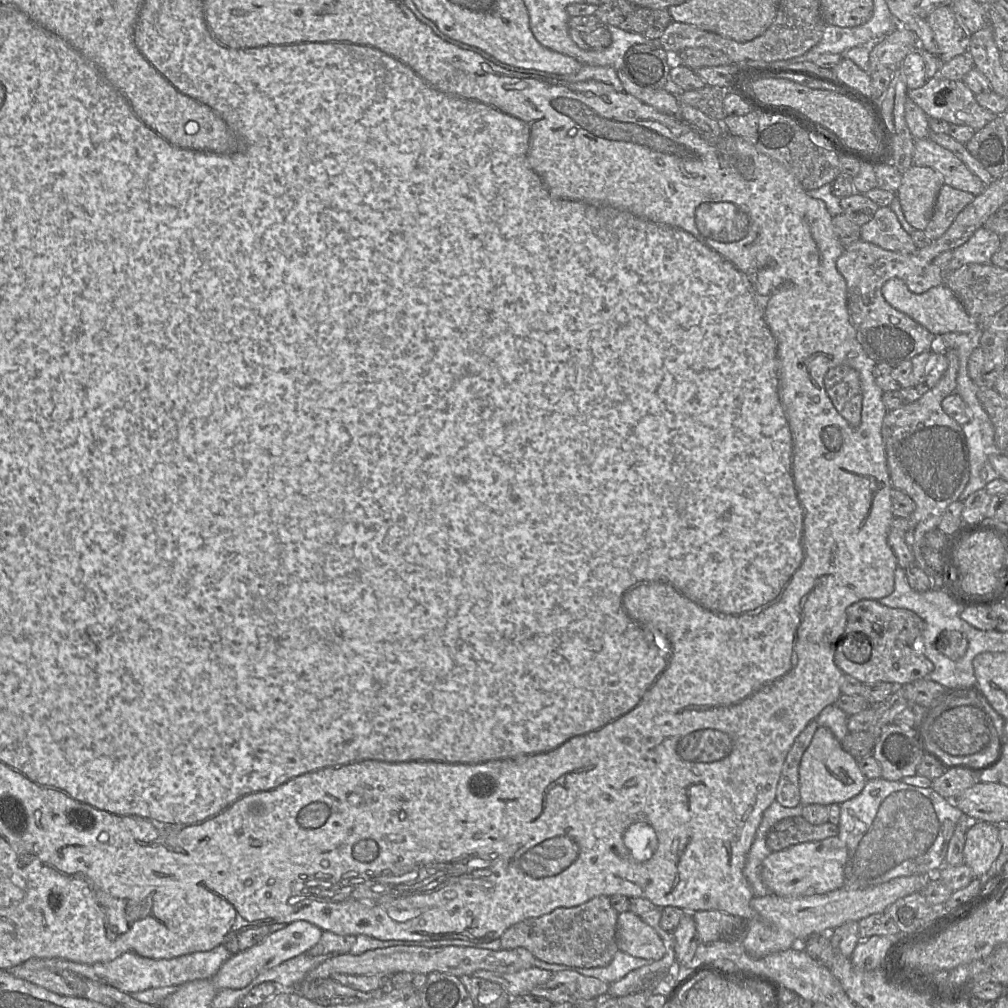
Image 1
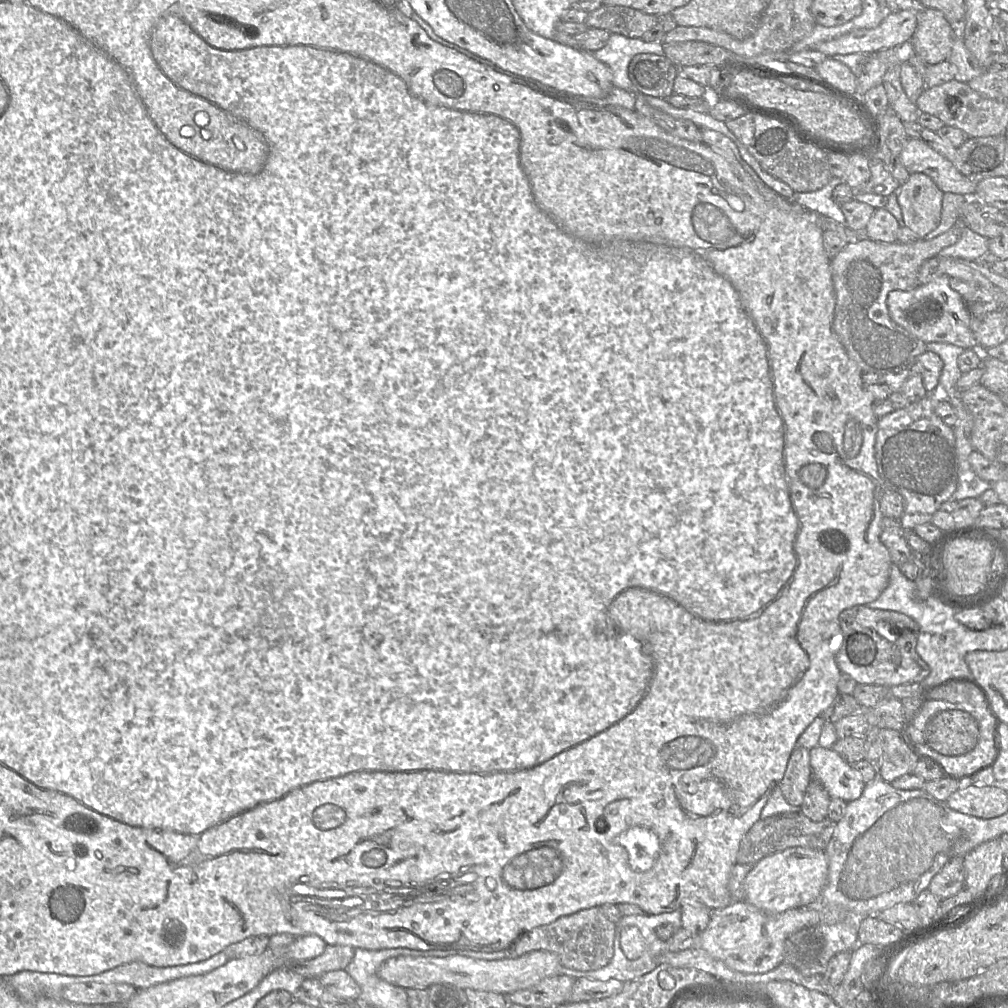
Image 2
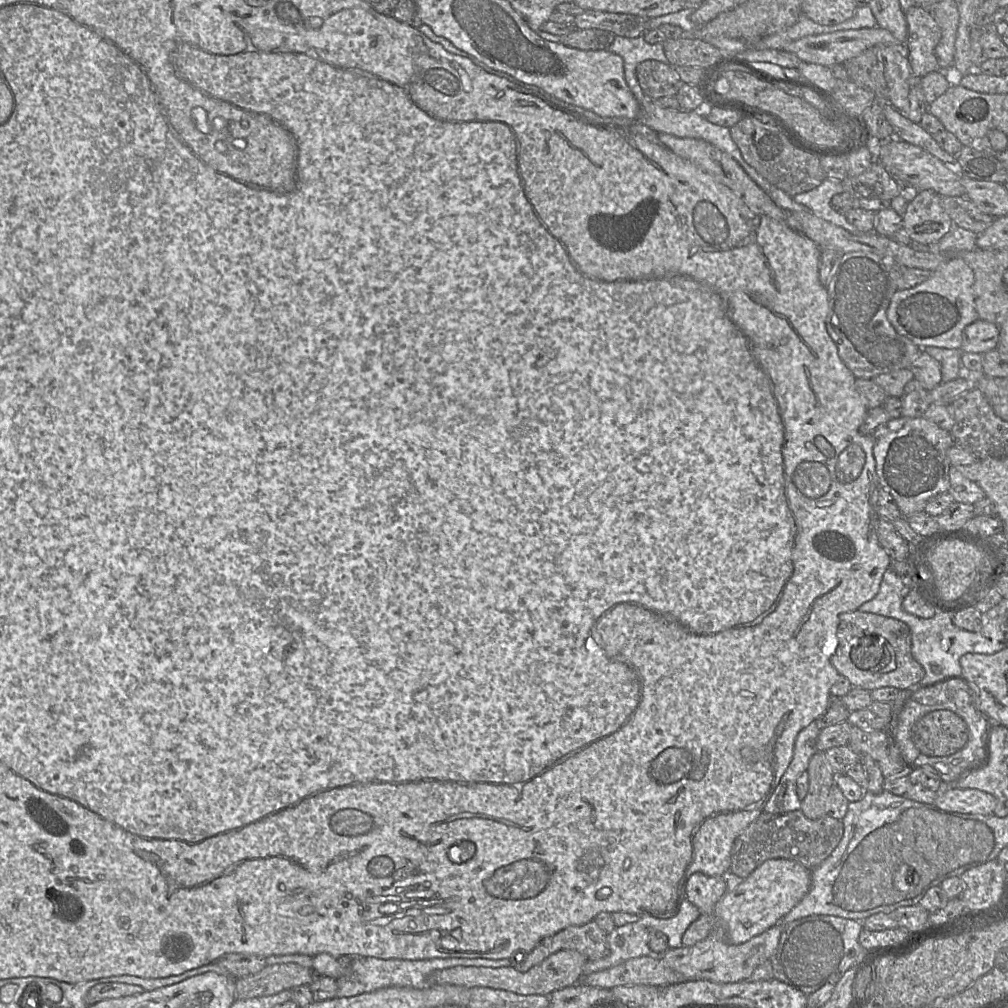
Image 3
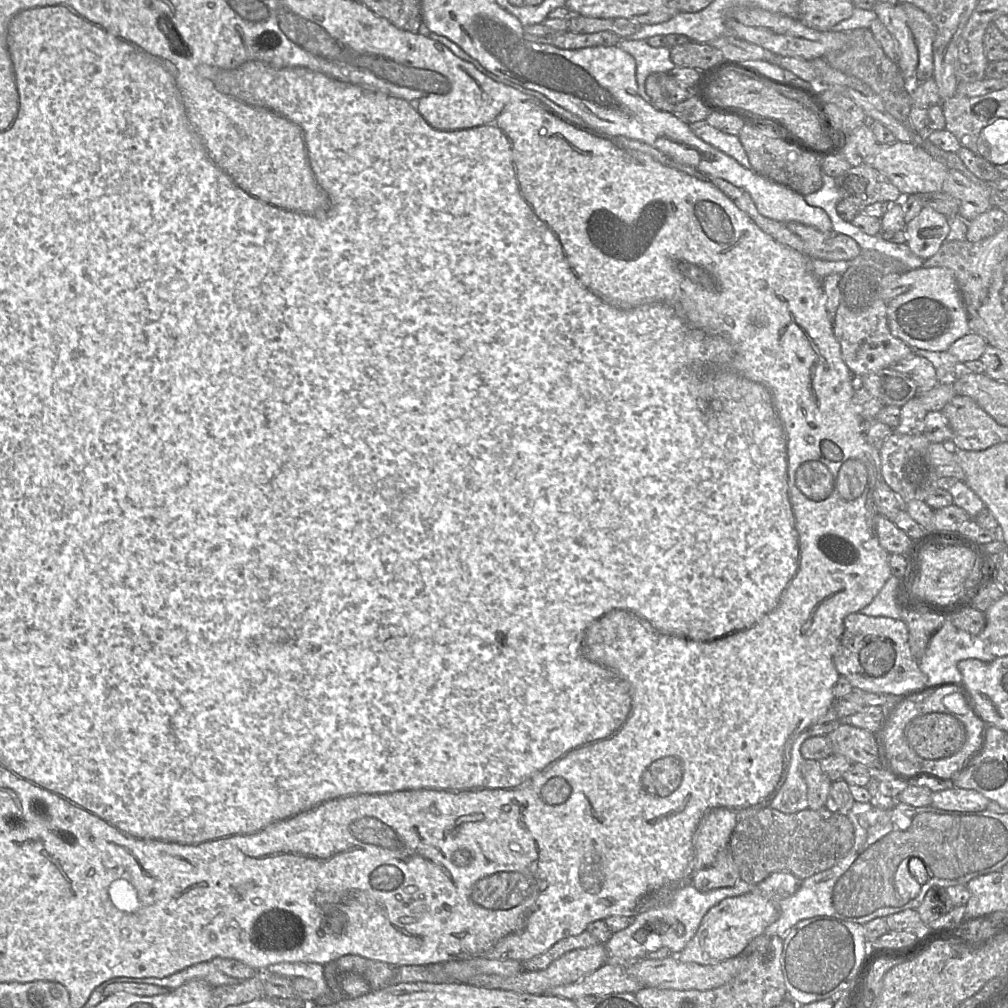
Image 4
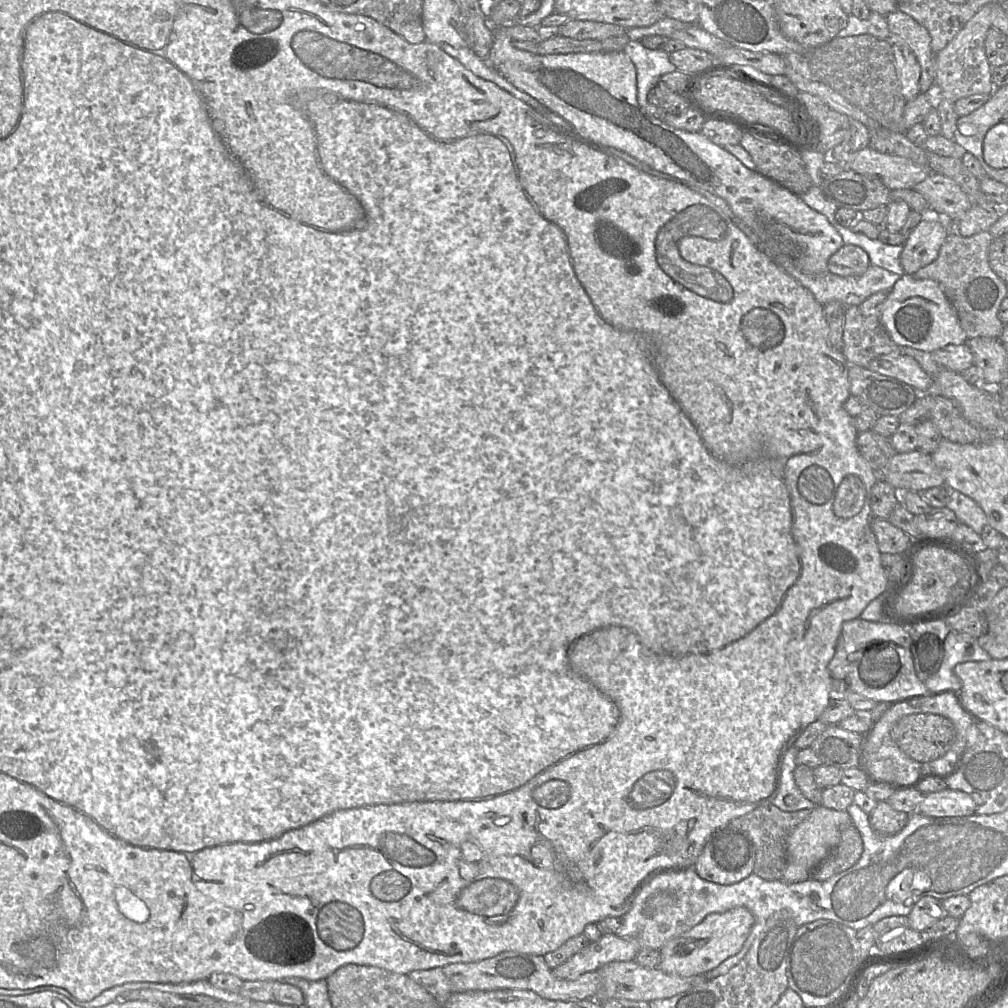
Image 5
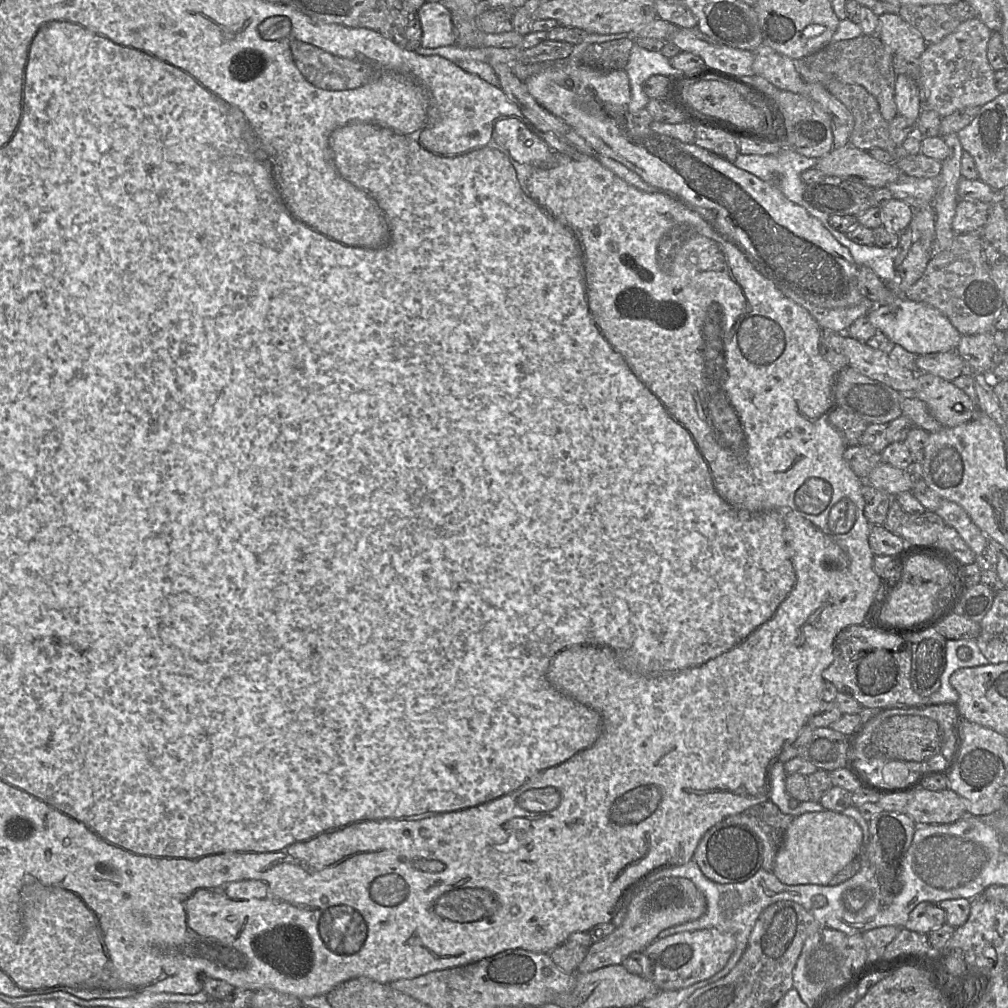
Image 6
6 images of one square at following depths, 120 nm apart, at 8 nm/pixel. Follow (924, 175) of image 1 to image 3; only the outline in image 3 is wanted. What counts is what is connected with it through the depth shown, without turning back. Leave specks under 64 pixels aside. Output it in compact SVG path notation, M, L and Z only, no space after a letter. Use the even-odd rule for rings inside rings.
M922 190L908 202L903 216L903 227L914 243L934 246L950 230L952 220L942 208L940 199L941 196L933 190Z

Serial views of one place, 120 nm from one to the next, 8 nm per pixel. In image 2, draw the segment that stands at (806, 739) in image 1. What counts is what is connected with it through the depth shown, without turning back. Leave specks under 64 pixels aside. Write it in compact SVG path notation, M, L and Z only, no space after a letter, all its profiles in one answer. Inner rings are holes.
M796 746L779 783L783 796L789 804L800 806L812 778L809 750Z

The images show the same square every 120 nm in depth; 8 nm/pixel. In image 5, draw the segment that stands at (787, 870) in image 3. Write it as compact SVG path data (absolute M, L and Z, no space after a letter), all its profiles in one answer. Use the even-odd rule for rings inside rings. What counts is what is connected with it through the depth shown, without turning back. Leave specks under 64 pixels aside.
M744 907L709 914L690 931L669 940L659 949L661 961L658 968L667 974L680 977L705 974L742 949L754 923L753 914Z

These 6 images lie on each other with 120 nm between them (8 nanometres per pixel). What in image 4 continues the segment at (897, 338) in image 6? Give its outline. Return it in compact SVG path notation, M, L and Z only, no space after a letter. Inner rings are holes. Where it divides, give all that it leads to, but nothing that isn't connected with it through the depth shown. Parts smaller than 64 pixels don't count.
M945 267L903 271L907 291L888 302L887 322L893 336L913 349L946 352L959 338L970 332L967 312L952 270Z

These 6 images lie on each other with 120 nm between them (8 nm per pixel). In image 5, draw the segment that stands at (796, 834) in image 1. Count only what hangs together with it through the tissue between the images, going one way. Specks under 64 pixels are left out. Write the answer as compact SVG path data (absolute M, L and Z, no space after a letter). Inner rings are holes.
M771 802L763 803L753 811L732 819L734 827L745 831L755 847L755 864L753 873L767 881L782 880L786 868L787 839L792 830L811 813L812 809L794 812L782 811ZM854 824L847 826L841 833L839 844L812 873L811 879L825 881L854 866L863 853L863 840Z

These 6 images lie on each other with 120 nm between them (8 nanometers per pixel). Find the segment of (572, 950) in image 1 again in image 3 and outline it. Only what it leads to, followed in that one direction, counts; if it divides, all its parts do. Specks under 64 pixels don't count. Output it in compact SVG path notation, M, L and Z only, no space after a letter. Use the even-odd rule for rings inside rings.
M594 920L582 926L570 926L553 936L544 938L523 961L518 955L511 960L511 966L526 972L561 950L577 951L588 960L602 959L610 954L607 937L608 934Z

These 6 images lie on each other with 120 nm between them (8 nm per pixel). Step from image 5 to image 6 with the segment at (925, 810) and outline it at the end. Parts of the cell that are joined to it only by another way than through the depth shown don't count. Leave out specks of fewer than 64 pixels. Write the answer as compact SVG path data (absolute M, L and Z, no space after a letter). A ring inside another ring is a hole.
M919 787L909 794L905 813L917 825L950 824L967 814L965 800L952 790L929 791Z

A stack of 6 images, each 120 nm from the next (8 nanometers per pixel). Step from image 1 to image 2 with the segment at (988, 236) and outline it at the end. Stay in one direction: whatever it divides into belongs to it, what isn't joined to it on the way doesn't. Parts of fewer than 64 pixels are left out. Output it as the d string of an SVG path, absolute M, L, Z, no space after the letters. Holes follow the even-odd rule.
M964 226L959 240L939 253L939 257L952 257L968 261L983 261L988 256L989 239Z

